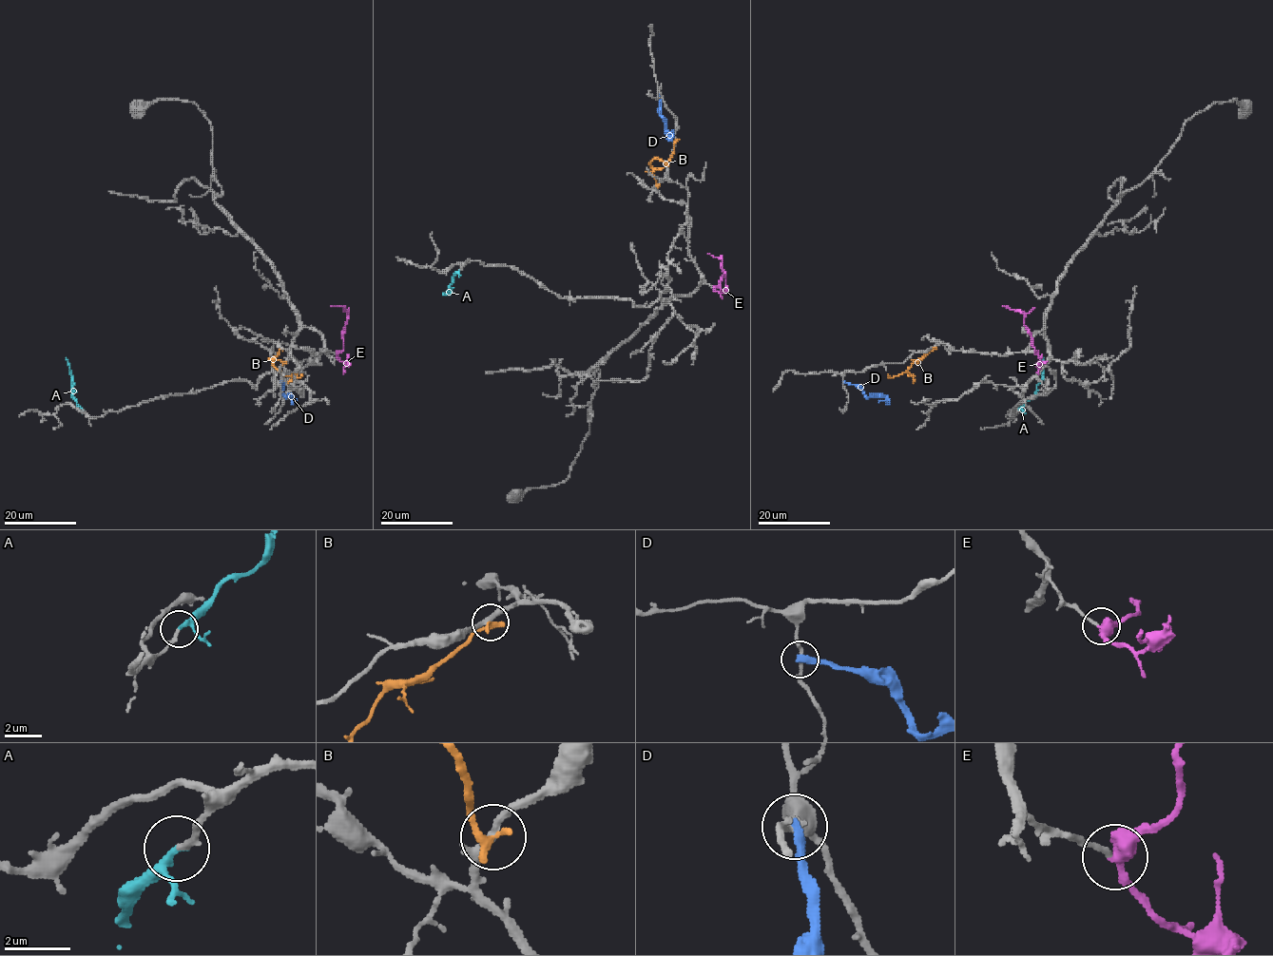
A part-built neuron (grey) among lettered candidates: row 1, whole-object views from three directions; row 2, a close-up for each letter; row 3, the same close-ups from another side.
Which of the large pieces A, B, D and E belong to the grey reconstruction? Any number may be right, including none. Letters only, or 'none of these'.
A, E

